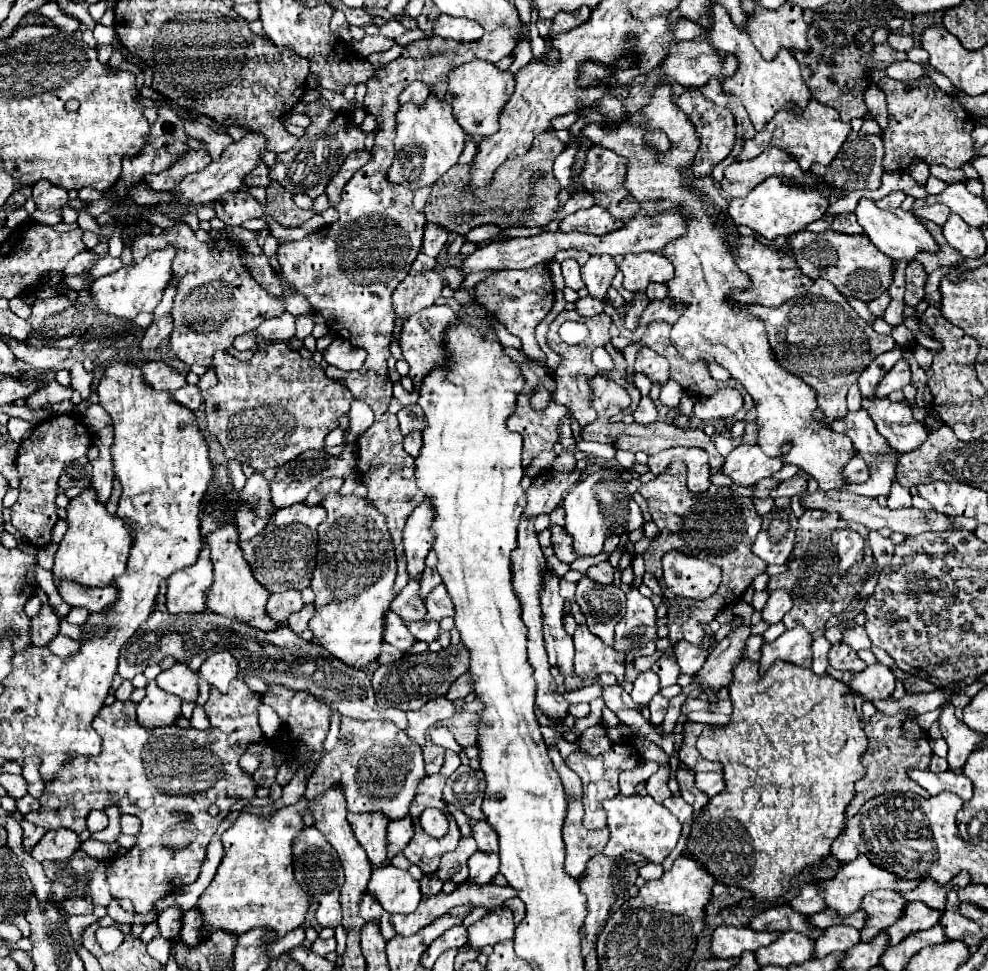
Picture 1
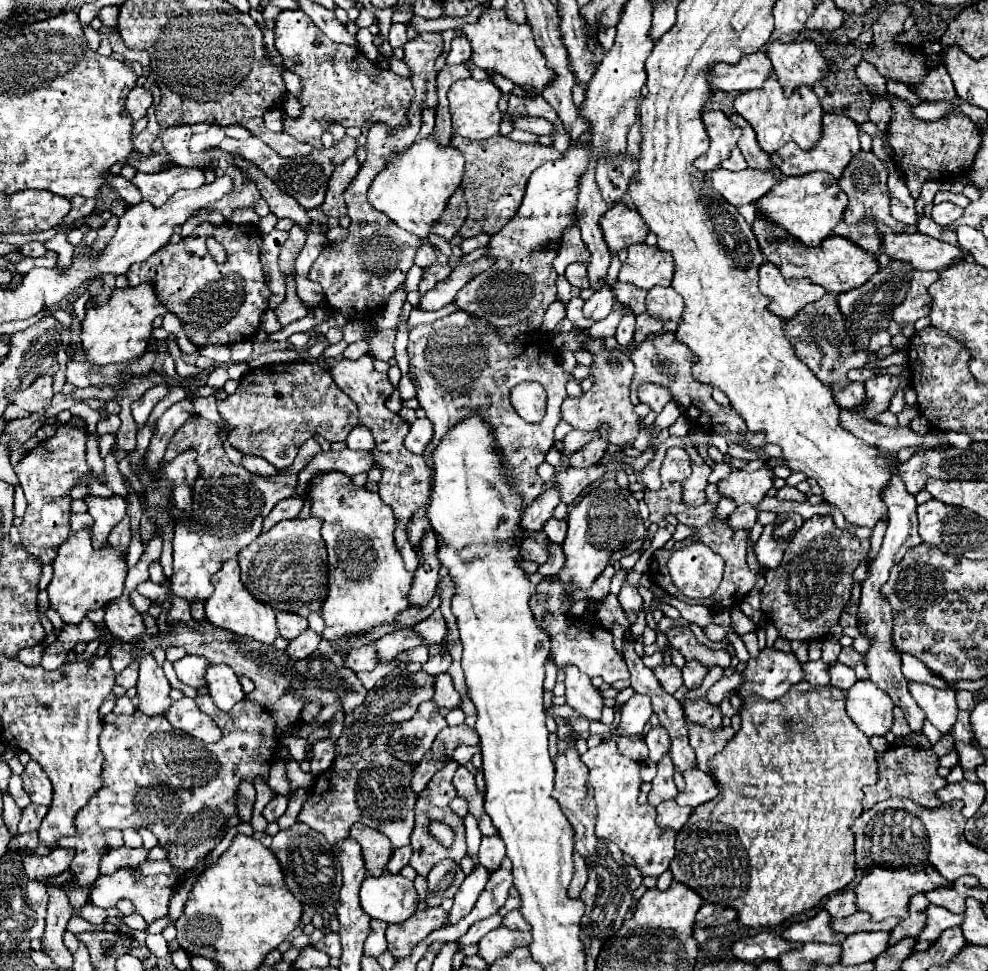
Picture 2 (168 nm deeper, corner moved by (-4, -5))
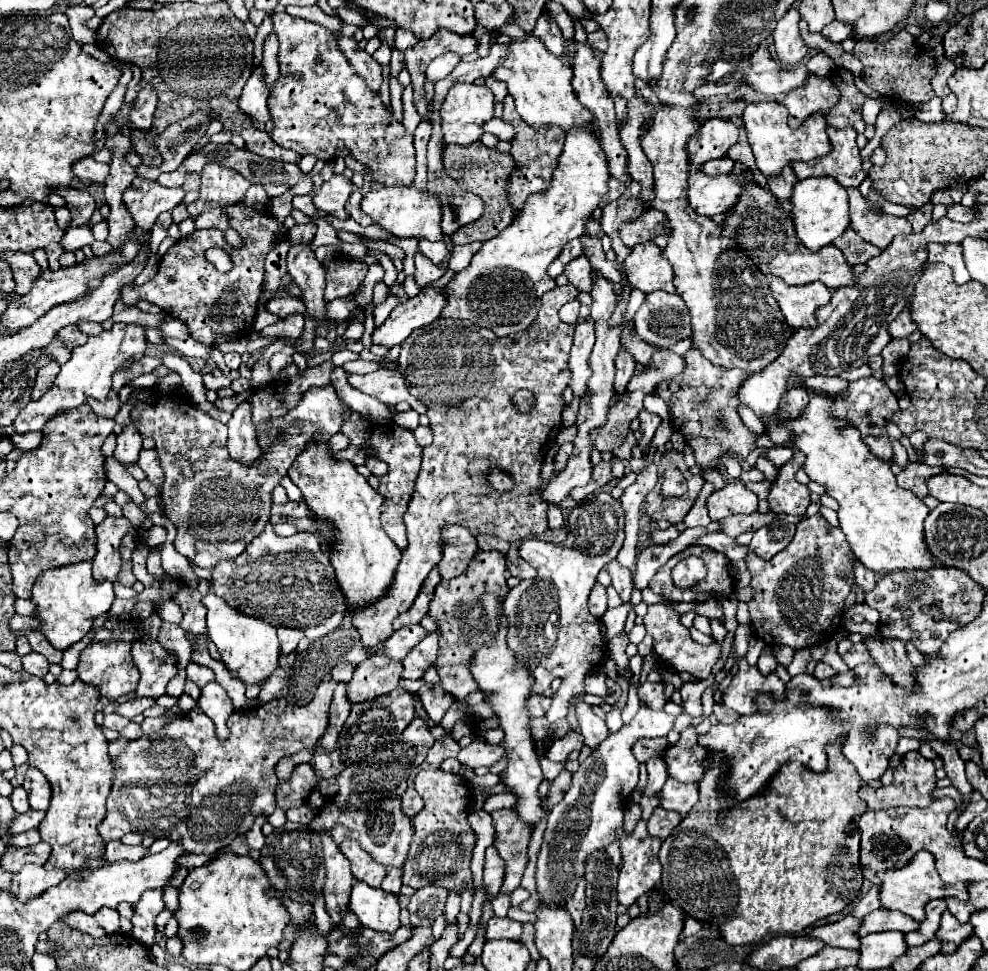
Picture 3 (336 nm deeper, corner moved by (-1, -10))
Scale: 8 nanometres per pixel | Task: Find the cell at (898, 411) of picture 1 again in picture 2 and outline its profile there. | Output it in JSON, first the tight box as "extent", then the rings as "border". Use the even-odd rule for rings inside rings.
{"extent":[833,383,865,409],"border":[[[851,383],[847,391],[839,391],[839,389],[835,387],[833,393],[835,393],[835,401],[837,401],[841,407],[857,409],[857,407],[861,407],[861,403],[865,403],[865,387],[863,387],[863,385],[857,385],[857,383]]]}

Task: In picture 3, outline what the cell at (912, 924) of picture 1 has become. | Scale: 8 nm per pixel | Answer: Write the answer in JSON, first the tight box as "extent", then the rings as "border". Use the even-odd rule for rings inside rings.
{"extent":[936,910,972,954],"border":[[[948,910],[942,914],[942,924],[940,930],[936,932],[936,938],[942,942],[942,952],[950,954],[954,950],[958,950],[958,946],[972,936],[972,924],[962,924],[958,922]]]}

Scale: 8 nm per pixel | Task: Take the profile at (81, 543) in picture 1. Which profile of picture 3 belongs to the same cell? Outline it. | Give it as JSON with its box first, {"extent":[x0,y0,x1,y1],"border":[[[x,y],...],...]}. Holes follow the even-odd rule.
{"extent":[32,562,114,652],"border":[[[80,562],[72,566],[62,566],[54,570],[46,570],[42,578],[36,582],[32,598],[36,604],[36,616],[40,620],[40,628],[36,628],[56,650],[64,652],[76,642],[80,642],[96,616],[108,612],[114,602],[114,590],[110,582],[96,584],[90,574],[90,562]]]}

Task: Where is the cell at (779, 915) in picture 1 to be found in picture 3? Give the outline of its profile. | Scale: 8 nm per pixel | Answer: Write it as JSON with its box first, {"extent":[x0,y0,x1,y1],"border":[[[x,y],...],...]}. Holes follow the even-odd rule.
{"extent":[810,916,862,948],"border":[[[846,916],[846,918],[838,920],[838,922],[816,926],[810,936],[824,940],[828,946],[836,946],[836,948],[858,948],[860,938],[854,936],[854,932],[858,932],[858,924],[862,924],[860,918]]]}

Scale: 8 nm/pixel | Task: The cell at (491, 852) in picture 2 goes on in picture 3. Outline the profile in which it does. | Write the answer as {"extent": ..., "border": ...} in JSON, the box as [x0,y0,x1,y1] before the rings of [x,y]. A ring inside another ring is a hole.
{"extent":[484,846,504,898],"border":[[[490,846],[486,850],[486,864],[484,864],[484,886],[490,898],[496,898],[502,888],[504,880],[504,860],[498,856],[498,850]]]}

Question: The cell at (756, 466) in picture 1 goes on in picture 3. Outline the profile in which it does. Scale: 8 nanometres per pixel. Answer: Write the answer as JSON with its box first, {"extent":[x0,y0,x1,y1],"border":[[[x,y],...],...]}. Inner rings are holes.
{"extent":[706,482,758,520],"border":[[[730,482],[708,498],[706,508],[712,520],[722,520],[732,514],[754,514],[758,508],[758,496],[742,482]]]}

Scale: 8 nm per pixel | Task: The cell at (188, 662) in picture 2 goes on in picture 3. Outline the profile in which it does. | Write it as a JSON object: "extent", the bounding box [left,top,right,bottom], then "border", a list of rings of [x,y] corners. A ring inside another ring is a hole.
{"extent":[186,662,214,688],"border":[[[190,662],[190,664],[188,664],[186,674],[188,674],[188,678],[190,678],[198,688],[204,688],[208,682],[214,682],[214,672],[212,672],[212,668],[202,666],[202,664],[196,664],[196,662]]]}

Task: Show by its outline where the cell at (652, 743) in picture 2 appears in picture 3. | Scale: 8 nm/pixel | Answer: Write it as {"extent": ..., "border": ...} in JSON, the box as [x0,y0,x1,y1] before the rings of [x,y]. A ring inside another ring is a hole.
{"extent":[644,756,668,798],"border":[[[662,756],[650,758],[646,762],[646,768],[648,768],[648,782],[646,782],[646,788],[644,788],[644,796],[652,798],[662,790],[662,784],[666,782],[668,774],[666,774],[666,764],[664,764]]]}

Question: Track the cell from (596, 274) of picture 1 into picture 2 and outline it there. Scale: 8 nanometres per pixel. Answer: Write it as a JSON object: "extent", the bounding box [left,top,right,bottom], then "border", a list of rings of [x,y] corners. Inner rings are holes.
{"extent":[583,283,613,321],"border":[[[603,283],[599,289],[595,289],[591,299],[587,299],[583,305],[585,317],[591,317],[595,321],[605,319],[611,313],[611,309],[613,309],[613,291],[609,289],[607,283]]]}

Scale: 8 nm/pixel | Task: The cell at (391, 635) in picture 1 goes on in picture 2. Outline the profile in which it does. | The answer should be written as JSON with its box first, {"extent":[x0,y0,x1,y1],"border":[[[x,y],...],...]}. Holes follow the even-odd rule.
{"extent":[397,645,429,663],"border":[[[419,645],[415,649],[409,649],[409,651],[403,651],[401,655],[397,655],[399,661],[407,661],[407,663],[425,663],[429,659],[427,655],[427,645]]]}

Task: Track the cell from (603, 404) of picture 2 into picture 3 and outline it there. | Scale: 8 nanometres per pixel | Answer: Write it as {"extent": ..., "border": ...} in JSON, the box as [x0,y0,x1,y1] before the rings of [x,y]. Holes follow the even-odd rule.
{"extent":[614,432,634,460],"border":[[[628,432],[628,436],[626,436],[624,444],[622,444],[620,448],[616,448],[616,450],[614,450],[616,458],[620,458],[620,460],[630,460],[630,458],[632,458],[632,446],[634,446],[634,434],[632,434],[632,432]]]}

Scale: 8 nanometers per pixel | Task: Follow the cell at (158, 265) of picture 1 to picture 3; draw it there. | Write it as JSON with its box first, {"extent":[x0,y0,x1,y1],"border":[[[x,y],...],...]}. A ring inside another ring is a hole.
{"extent":[14,324,146,434],"border":[[[114,324],[110,332],[102,332],[100,336],[90,336],[86,344],[76,346],[72,350],[72,358],[62,364],[60,374],[56,376],[54,386],[38,400],[38,402],[28,402],[20,414],[14,420],[14,428],[18,434],[26,432],[40,432],[44,424],[54,418],[62,410],[74,410],[82,406],[88,398],[104,402],[110,386],[112,386],[112,374],[128,360],[136,358],[140,360],[146,350],[146,334],[144,328],[138,324]]]}

